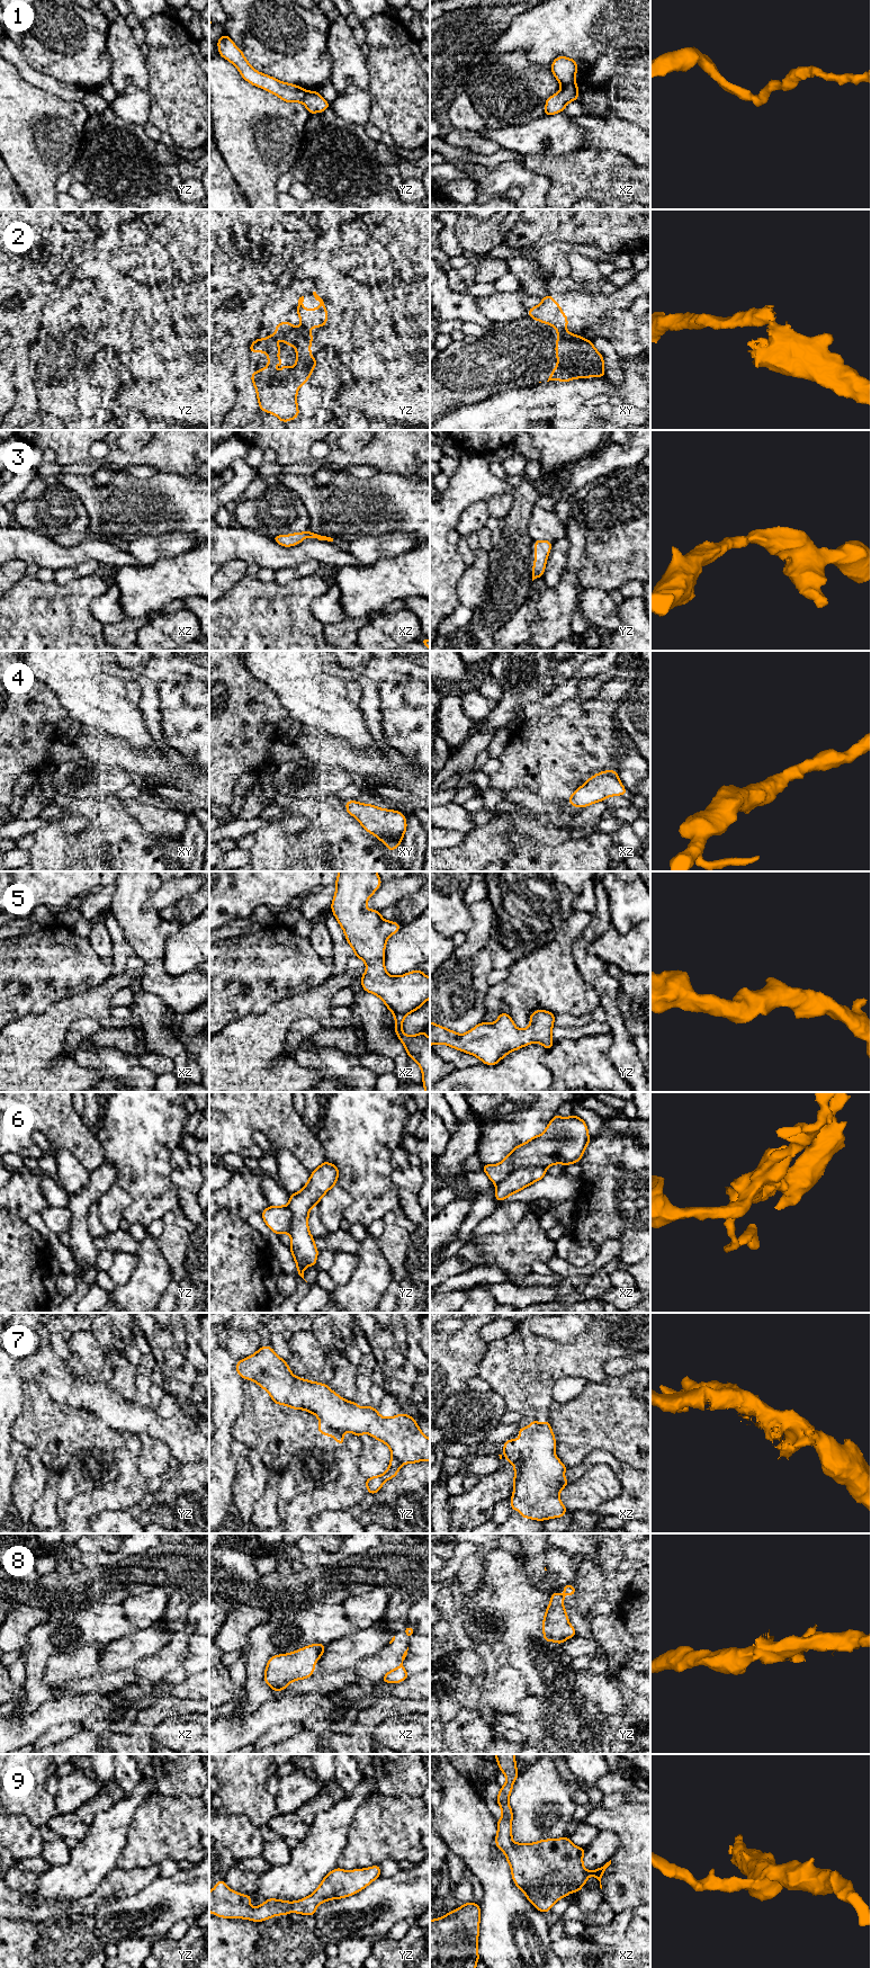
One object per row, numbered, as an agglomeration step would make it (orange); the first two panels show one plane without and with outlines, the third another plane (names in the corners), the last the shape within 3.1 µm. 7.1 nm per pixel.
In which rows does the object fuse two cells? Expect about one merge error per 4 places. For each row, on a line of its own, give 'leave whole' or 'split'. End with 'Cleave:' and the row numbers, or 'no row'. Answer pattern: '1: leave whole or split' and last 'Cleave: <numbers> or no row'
1: split
2: split
3: leave whole
4: leave whole
5: leave whole
6: leave whole
7: leave whole
8: leave whole
9: leave whole
Cleave: 1, 2

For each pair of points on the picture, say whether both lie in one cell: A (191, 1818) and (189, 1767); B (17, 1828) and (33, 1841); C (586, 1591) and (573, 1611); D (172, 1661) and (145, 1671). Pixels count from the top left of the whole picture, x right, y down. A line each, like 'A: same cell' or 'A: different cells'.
A: different cells
B: same cell
C: different cells
D: same cell

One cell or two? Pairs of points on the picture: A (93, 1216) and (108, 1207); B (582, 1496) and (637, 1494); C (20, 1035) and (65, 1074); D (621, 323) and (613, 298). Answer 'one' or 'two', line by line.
A: two
B: two
C: one
D: two

